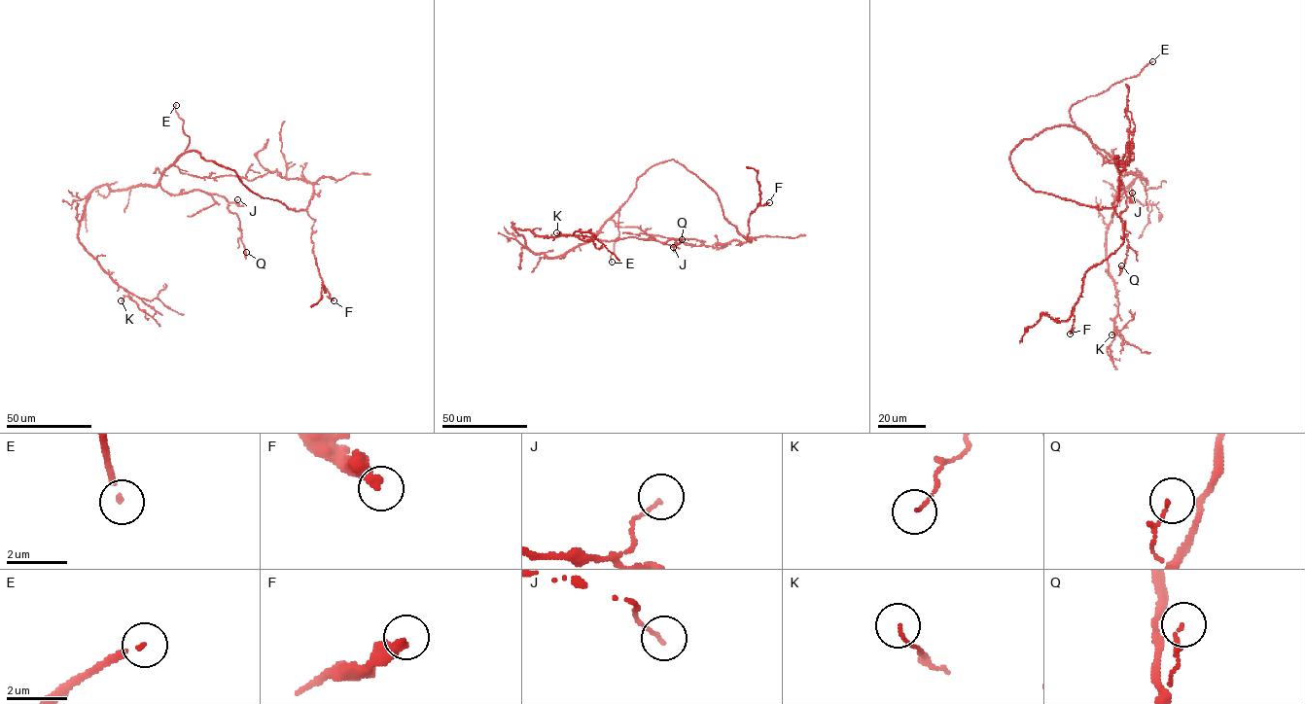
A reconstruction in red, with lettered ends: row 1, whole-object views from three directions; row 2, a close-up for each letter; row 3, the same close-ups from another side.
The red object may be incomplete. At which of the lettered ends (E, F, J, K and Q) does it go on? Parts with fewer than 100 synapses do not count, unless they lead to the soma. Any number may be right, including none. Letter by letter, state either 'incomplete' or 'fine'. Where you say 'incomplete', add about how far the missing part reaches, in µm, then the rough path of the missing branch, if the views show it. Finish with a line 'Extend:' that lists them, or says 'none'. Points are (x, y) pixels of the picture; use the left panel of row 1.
E: incomplete; missing 15 µm
F: fine
J: fine
K: fine
Q: fine
Extend: E

